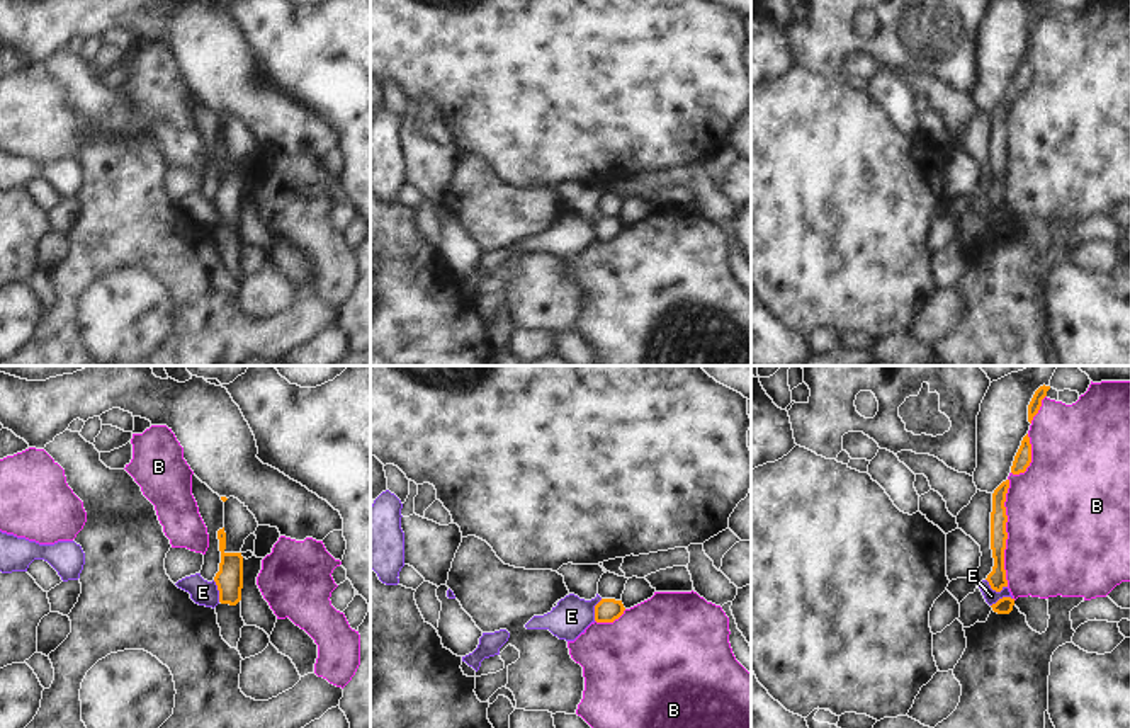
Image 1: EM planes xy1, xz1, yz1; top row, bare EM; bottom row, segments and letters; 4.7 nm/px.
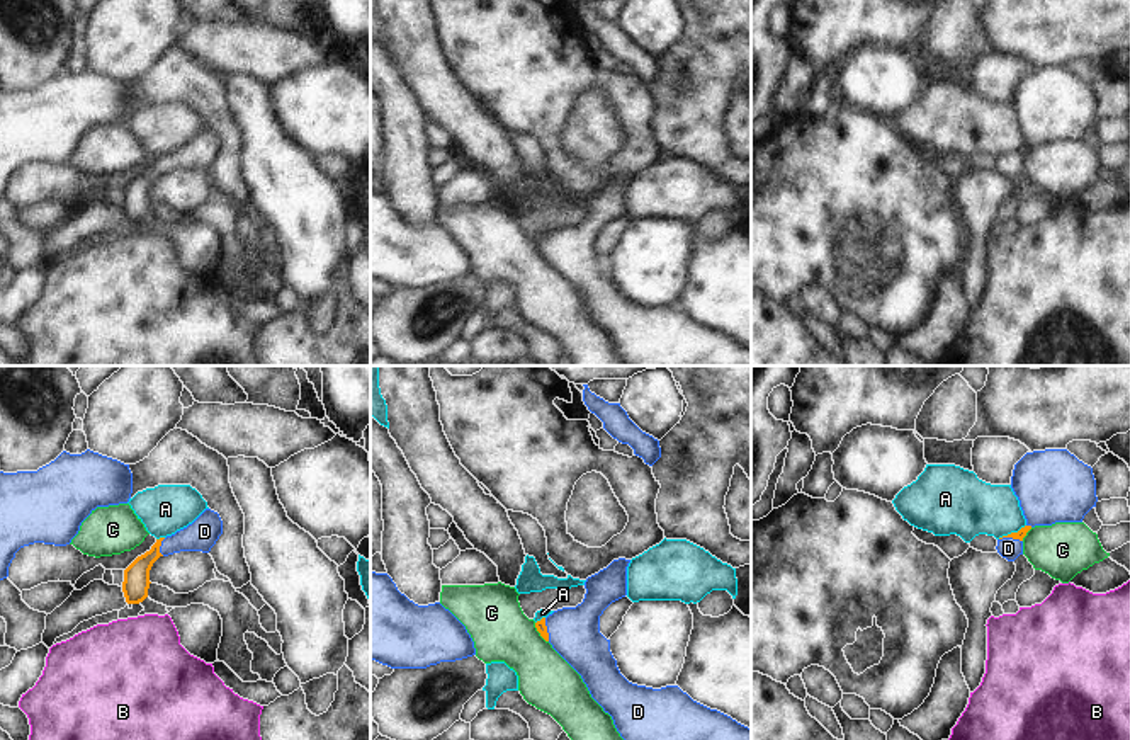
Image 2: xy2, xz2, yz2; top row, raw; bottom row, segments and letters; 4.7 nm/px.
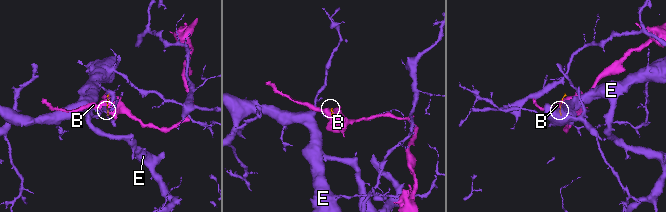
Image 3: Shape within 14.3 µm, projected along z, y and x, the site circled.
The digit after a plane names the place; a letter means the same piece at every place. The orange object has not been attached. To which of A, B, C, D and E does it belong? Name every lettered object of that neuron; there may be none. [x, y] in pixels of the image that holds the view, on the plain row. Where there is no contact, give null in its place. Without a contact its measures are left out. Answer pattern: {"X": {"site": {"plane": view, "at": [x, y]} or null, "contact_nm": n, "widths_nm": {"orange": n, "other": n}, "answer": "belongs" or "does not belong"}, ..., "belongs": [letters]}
{"A": {"site": {"plane": "yz2", "at": [1011, 152]}, "contact_nm": 150, "widths_nm": {"orange": 50, "other": 280}, "answer": "does not belong"}, "B": {"site": {"plane": "yz1", "at": [1006, 152]}, "contact_nm": 500, "widths_nm": {"orange": 90, "other": 500}, "answer": "does not belong"}, "C": {"site": {"plane": "xz2", "at": [539, 250]}, "contact_nm": 120, "widths_nm": {"orange": 50, "other": 280}, "answer": "does not belong"}, "D": {"site": {"plane": "xz2", "at": [546, 249]}, "contact_nm": 110, "widths_nm": {"orange": 50, "other": 240}, "answer": "belongs"}, "E": {"site": {"plane": "yz1", "at": [994, 208]}, "contact_nm": 110, "widths_nm": {"orange": 90, "other": 70}, "answer": "does not belong"}, "belongs": ["D"]}

